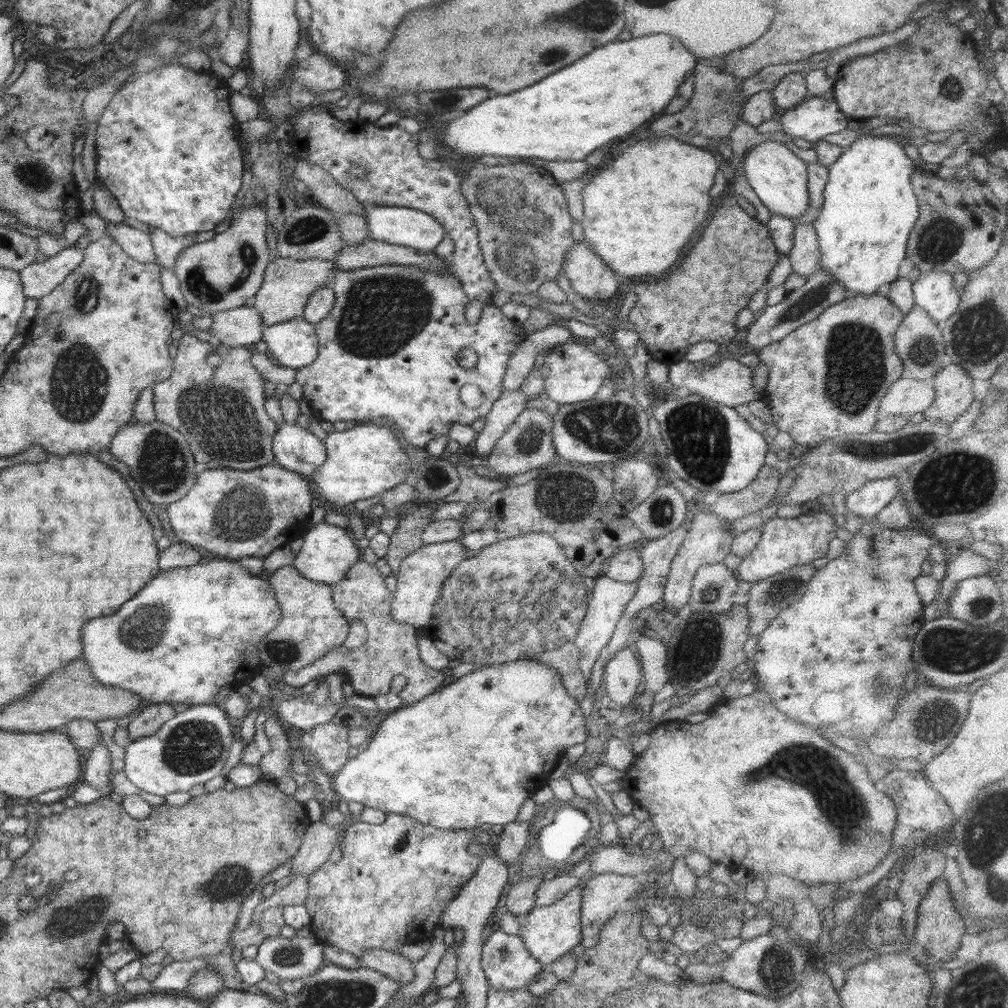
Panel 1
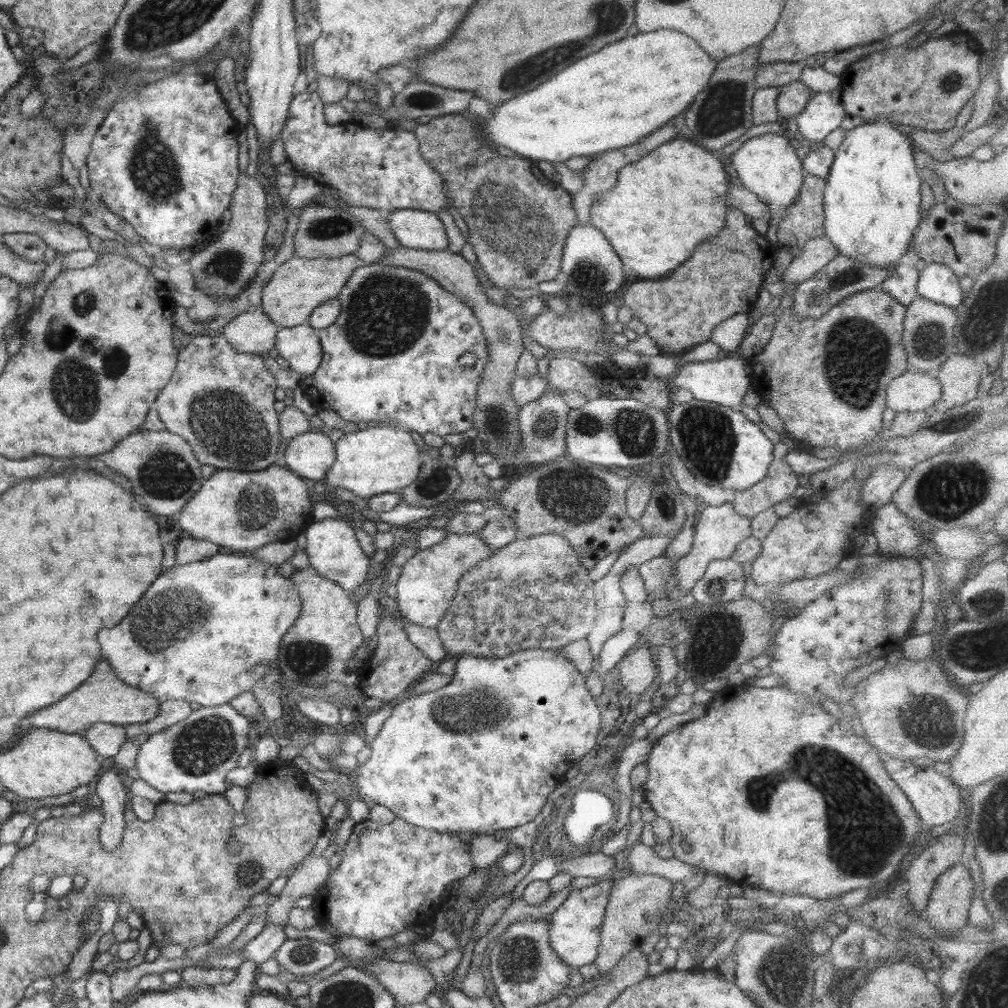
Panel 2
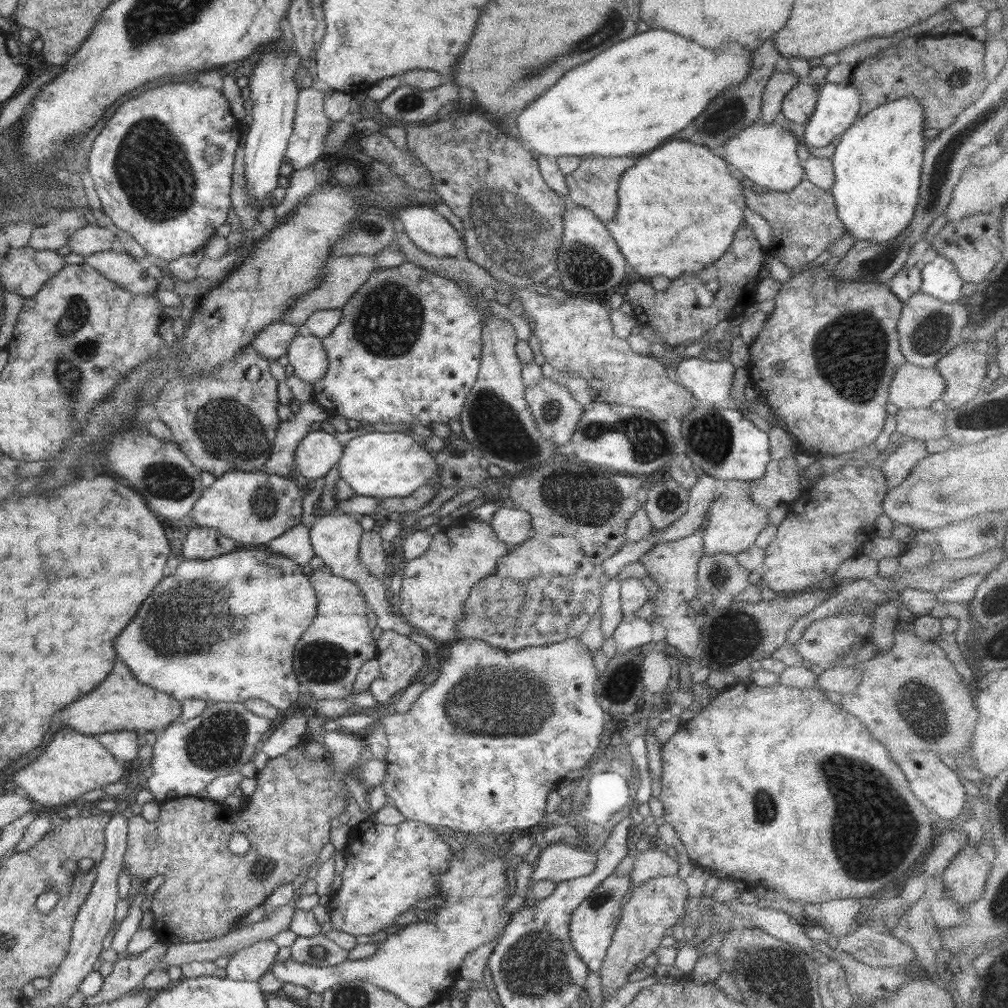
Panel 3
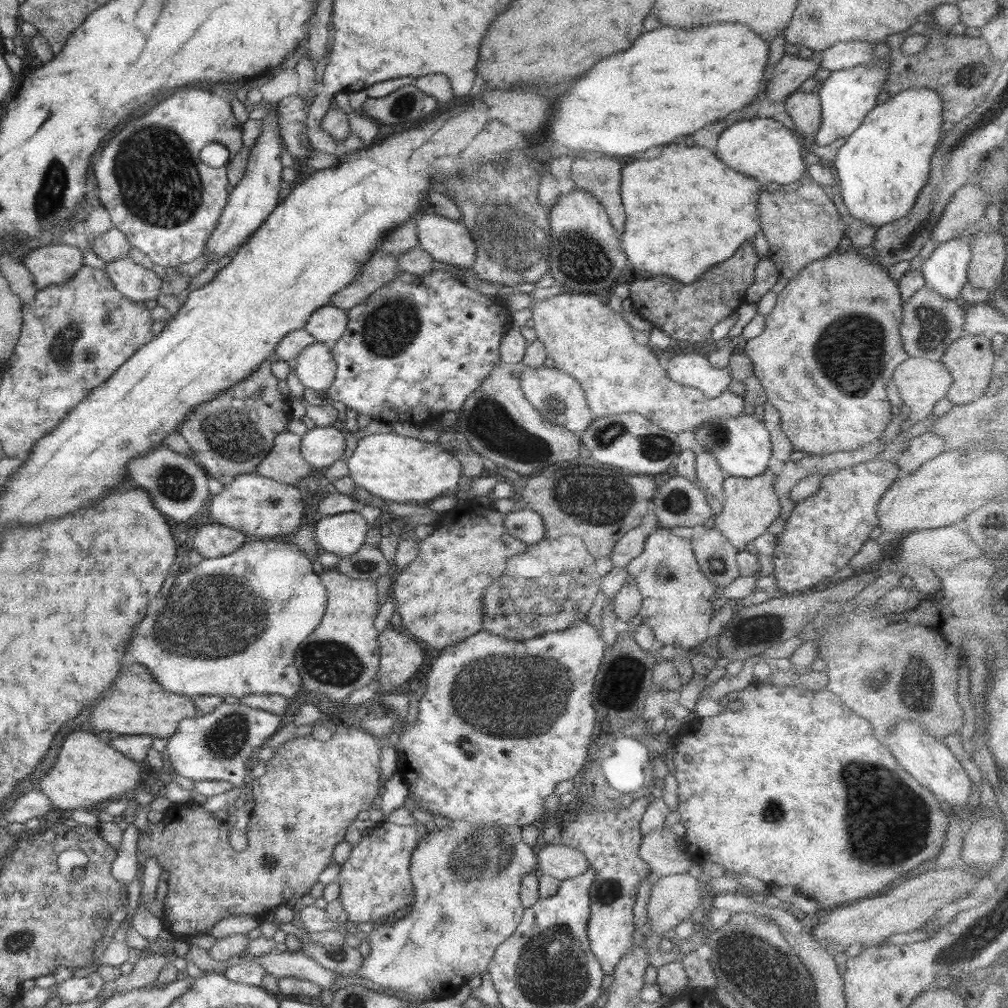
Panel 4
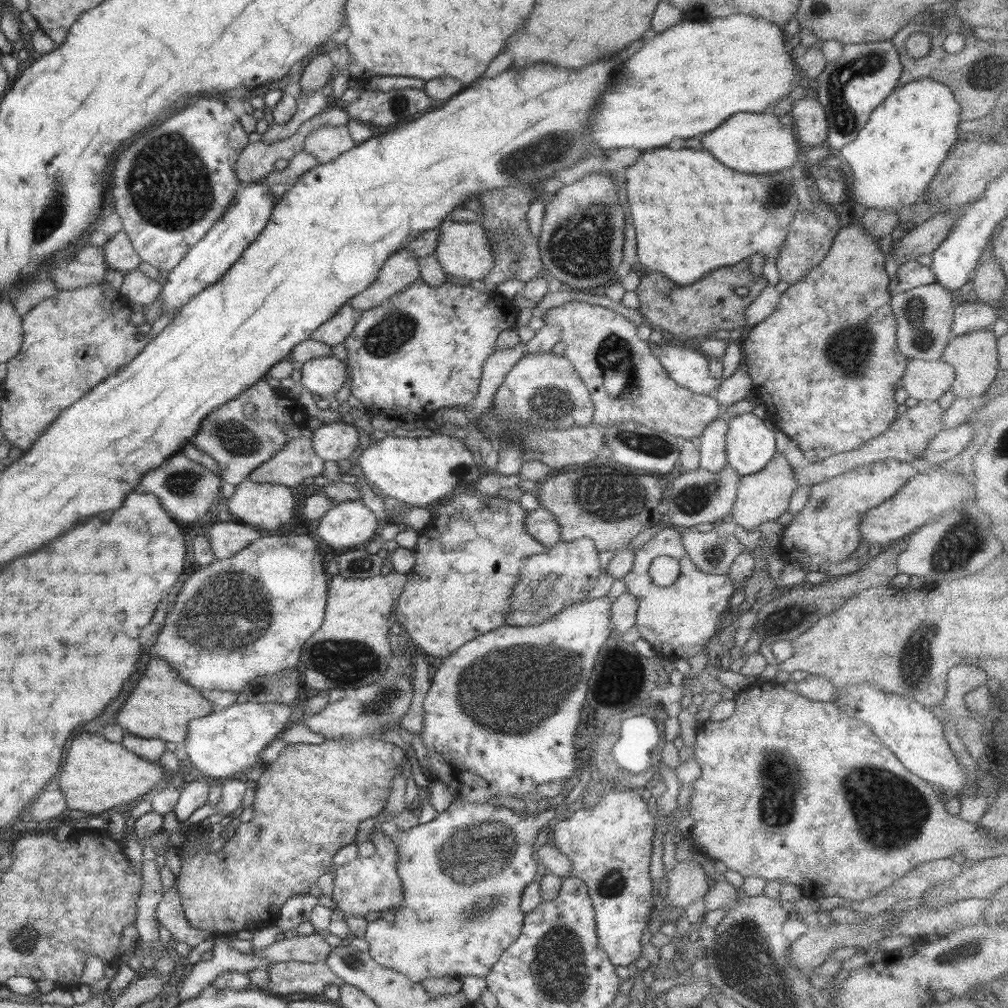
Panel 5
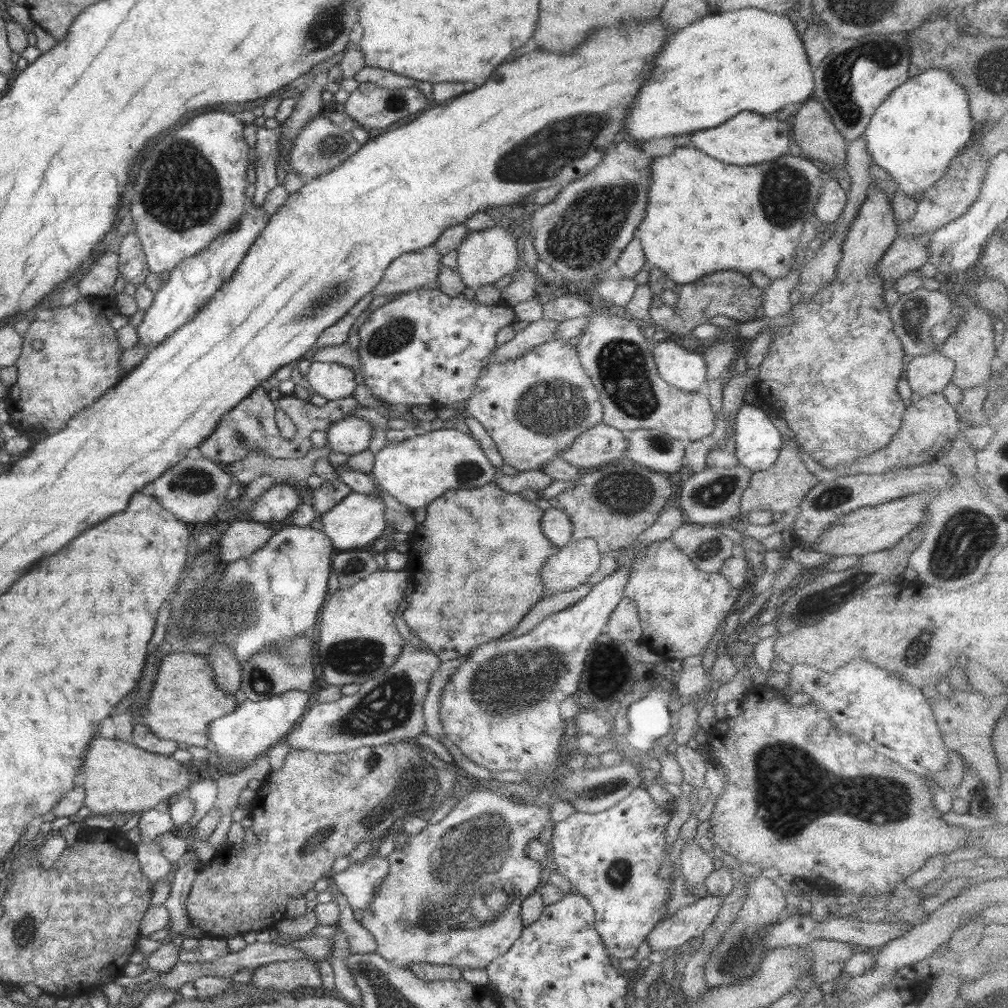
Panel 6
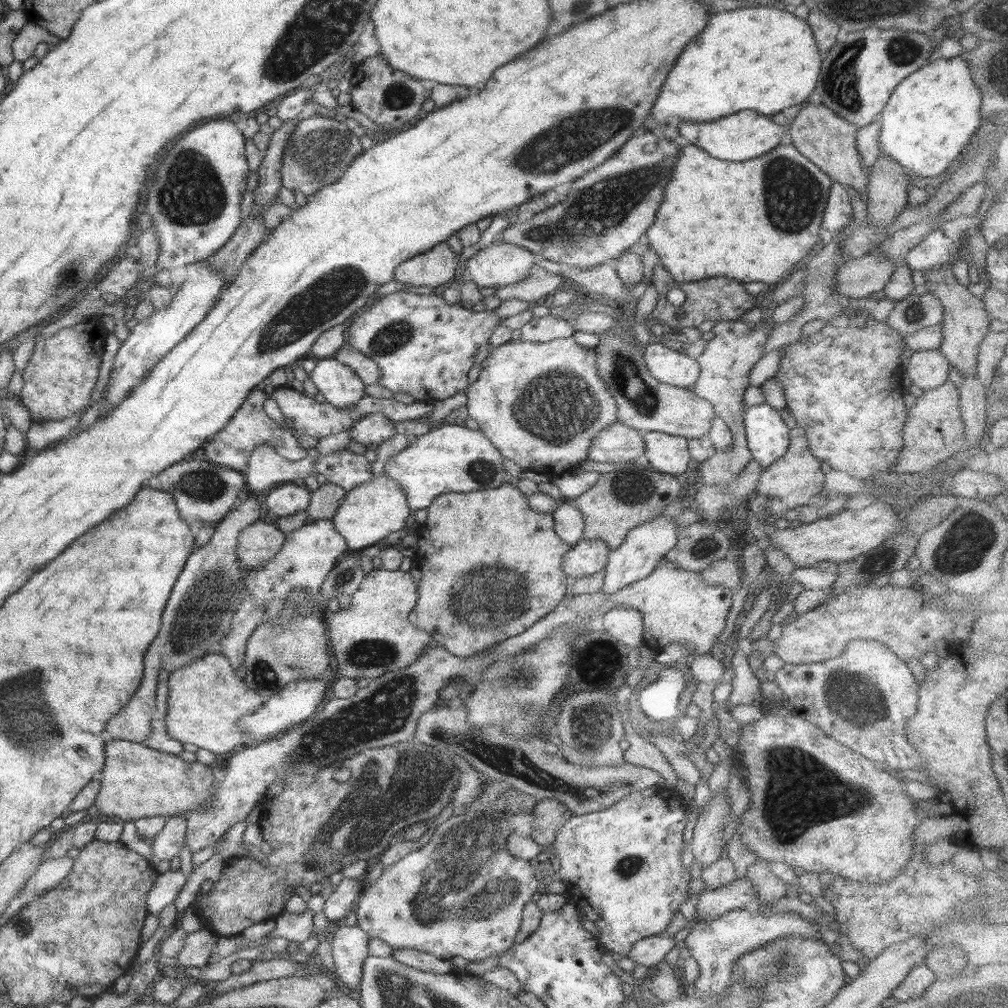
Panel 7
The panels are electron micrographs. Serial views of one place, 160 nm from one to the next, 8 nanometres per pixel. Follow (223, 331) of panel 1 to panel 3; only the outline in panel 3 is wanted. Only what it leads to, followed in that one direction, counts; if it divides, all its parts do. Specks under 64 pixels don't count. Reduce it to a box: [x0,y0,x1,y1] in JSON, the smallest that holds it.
[249,321,301,360]

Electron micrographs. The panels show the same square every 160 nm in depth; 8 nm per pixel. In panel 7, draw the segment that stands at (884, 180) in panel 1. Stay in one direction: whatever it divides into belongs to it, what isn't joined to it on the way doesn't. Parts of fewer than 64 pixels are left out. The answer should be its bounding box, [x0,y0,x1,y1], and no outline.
[879,55,983,178]

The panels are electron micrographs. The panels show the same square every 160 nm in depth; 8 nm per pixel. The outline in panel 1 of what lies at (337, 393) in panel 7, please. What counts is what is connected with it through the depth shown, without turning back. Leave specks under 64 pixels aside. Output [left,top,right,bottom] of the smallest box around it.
[262,317,318,370]

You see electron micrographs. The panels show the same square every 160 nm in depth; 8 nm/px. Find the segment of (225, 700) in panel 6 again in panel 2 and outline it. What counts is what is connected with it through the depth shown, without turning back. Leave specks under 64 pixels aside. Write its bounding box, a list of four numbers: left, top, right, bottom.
[28,660,160,735]

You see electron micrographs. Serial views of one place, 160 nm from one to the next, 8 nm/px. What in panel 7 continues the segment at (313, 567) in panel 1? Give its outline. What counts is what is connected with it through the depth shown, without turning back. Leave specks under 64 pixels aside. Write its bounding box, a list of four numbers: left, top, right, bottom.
[331,473,410,550]

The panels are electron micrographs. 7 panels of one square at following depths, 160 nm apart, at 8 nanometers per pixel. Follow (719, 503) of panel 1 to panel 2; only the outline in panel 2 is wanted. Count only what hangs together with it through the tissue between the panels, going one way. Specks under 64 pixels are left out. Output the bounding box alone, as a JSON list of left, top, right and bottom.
[730,459,798,519]

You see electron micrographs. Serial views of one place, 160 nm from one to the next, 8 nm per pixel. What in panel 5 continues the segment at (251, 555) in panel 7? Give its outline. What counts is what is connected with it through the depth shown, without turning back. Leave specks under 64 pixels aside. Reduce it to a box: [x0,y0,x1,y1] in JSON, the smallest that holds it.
[209,520,264,559]

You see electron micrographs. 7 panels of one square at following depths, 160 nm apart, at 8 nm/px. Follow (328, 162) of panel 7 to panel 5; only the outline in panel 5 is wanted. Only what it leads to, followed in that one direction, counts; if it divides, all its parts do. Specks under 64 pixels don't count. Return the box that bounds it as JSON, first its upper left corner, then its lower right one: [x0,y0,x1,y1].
[303,124,355,165]

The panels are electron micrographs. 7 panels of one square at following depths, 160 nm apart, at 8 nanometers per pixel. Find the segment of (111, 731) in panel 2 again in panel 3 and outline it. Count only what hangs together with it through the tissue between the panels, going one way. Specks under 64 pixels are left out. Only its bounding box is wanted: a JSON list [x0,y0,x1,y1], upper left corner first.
[94,730,138,763]

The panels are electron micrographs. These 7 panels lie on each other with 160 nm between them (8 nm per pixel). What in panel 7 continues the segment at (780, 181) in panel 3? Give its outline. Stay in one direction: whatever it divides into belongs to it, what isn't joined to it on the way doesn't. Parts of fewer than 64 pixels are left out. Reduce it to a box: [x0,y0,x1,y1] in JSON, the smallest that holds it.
[678,109,788,162]

